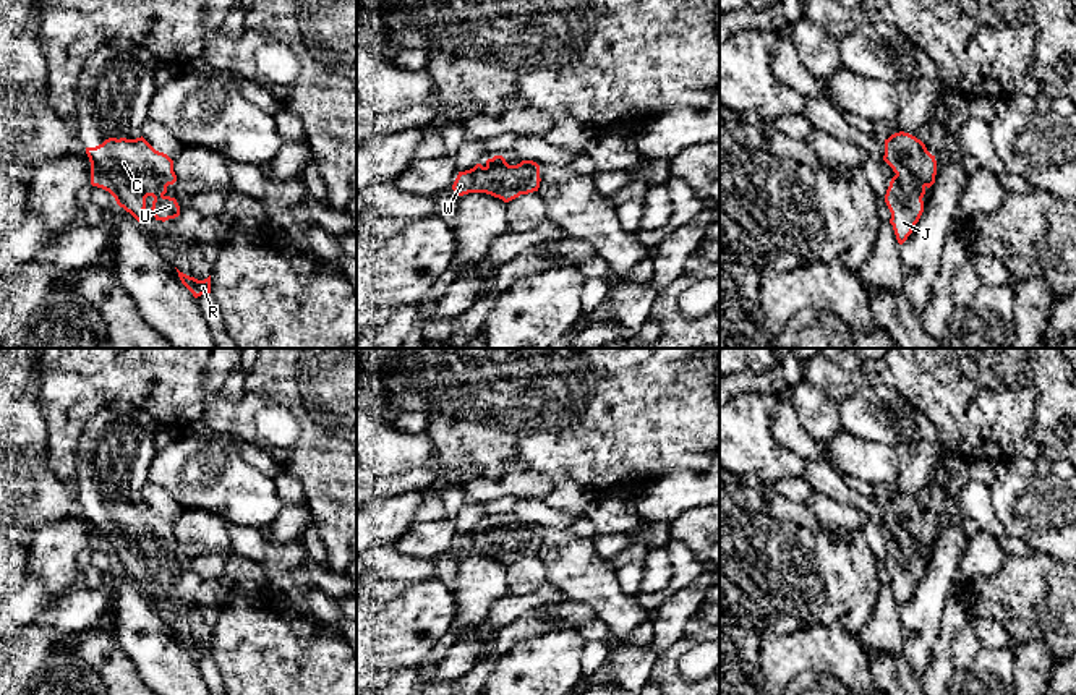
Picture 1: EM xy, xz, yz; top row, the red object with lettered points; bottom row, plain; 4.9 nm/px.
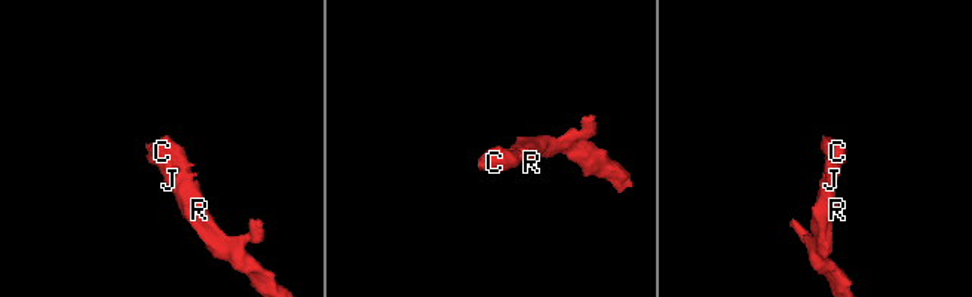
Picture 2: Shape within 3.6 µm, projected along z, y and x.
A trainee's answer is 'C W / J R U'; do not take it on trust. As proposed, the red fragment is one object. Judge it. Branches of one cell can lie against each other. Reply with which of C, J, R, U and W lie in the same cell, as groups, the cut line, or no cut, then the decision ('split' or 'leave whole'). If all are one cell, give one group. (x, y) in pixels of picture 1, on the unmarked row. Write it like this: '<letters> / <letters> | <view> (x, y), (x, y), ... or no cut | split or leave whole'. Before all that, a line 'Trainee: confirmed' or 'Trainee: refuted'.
Trainee: refuted
C J R U W | no cut | leave whole

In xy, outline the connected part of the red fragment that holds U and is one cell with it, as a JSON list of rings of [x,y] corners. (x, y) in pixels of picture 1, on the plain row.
[[[143,499],[136,502],[109,501],[96,510],[86,510],[91,525],[91,548],[109,554],[117,567],[139,586],[144,585],[146,561],[152,559],[156,583],[180,578],[167,549],[177,544],[173,523],[156,514]]]

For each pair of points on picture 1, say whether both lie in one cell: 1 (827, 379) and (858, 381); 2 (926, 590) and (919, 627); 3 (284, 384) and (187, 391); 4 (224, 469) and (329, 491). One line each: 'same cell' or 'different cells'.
1: same cell
2: same cell
3: different cells
4: different cells

